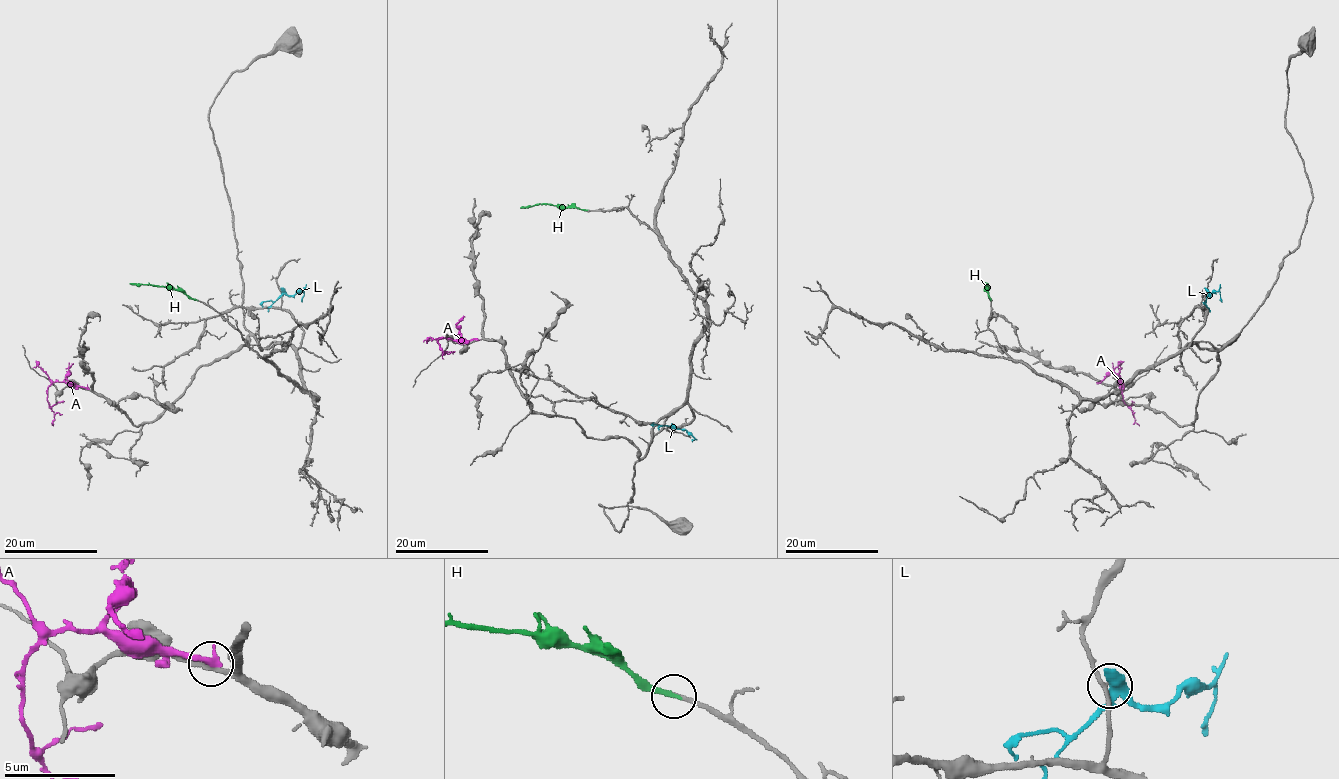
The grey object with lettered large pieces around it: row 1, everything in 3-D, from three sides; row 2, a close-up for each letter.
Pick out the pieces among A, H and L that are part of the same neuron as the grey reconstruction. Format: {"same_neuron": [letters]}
{"same_neuron": ["H"]}

